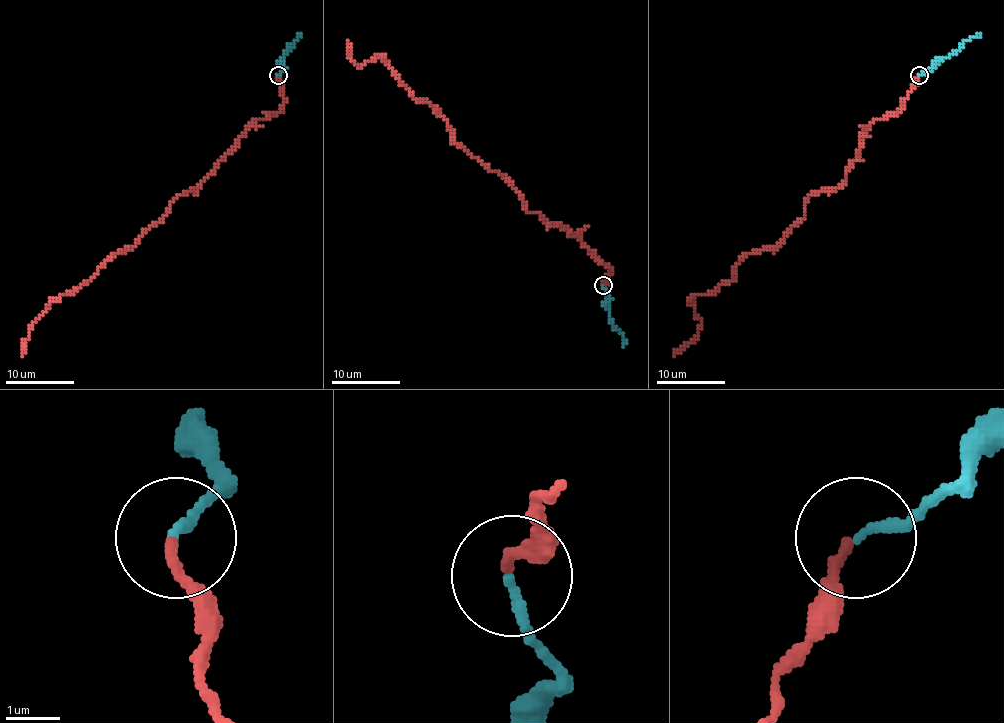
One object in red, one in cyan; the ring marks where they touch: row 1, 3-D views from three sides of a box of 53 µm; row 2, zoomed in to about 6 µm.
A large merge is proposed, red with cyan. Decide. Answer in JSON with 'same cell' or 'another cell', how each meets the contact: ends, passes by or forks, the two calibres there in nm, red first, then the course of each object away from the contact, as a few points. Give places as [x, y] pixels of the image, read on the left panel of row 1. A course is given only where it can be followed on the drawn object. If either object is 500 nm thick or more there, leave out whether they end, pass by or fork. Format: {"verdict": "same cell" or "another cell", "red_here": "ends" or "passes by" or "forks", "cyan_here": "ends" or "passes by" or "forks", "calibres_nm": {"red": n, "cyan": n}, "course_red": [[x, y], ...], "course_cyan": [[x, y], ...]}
{"verdict": "same cell", "red_here": "ends", "cyan_here": "ends", "calibres_nm": {"red": 190, "cyan": 170}, "course_red": [[277, 75], [283, 106], [257, 118], [197, 190], [179, 194], [131, 249], [56, 299], [35, 321], [23, 356]], "course_cyan": [[277, 75], [284, 68], [284, 55], [298, 37], [296, 32]]}

